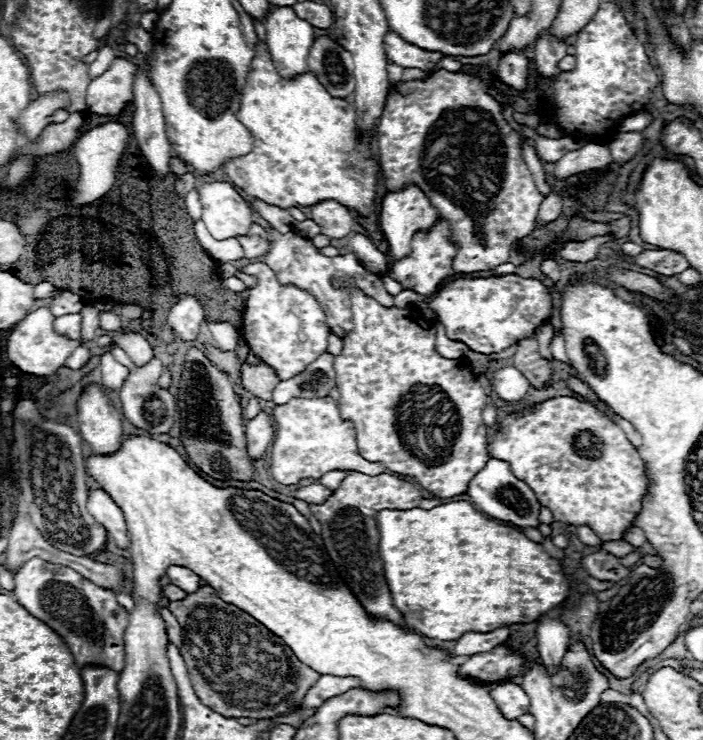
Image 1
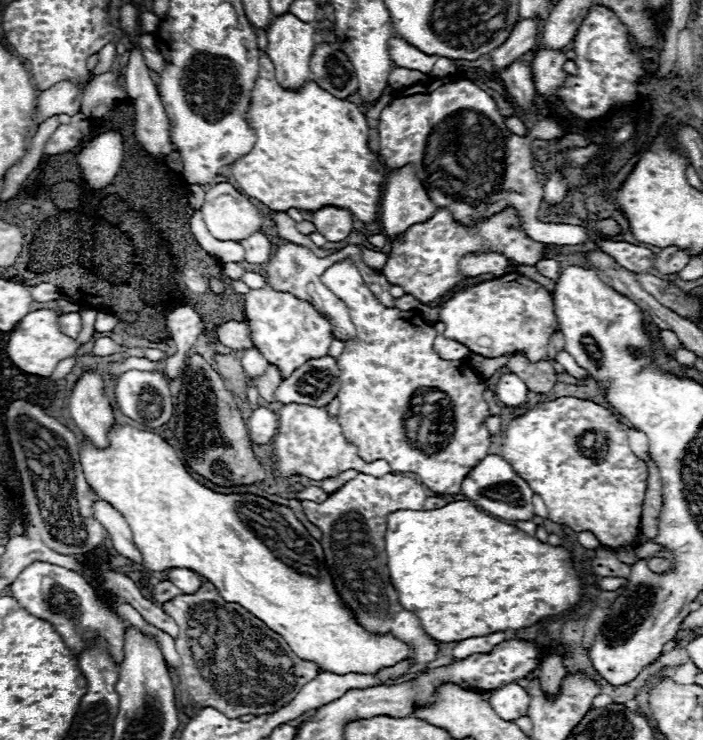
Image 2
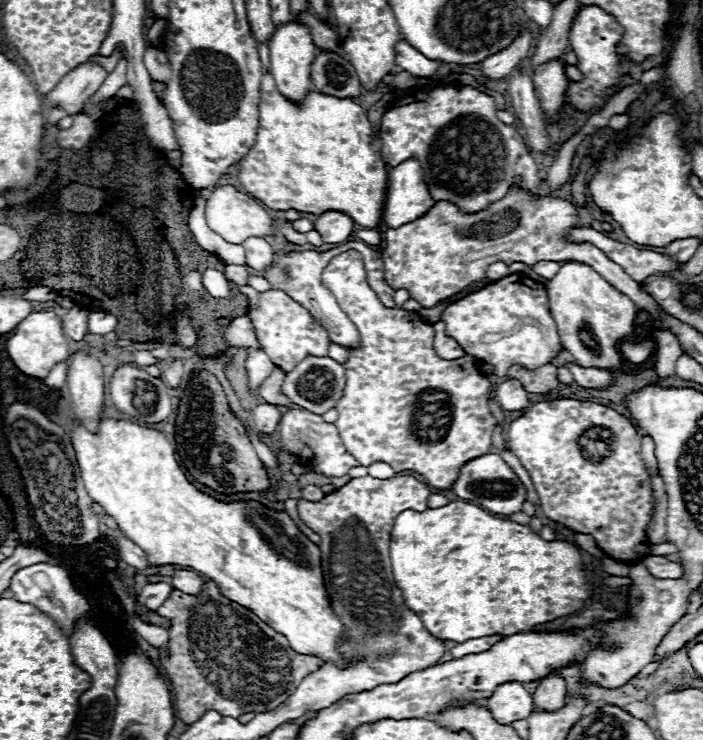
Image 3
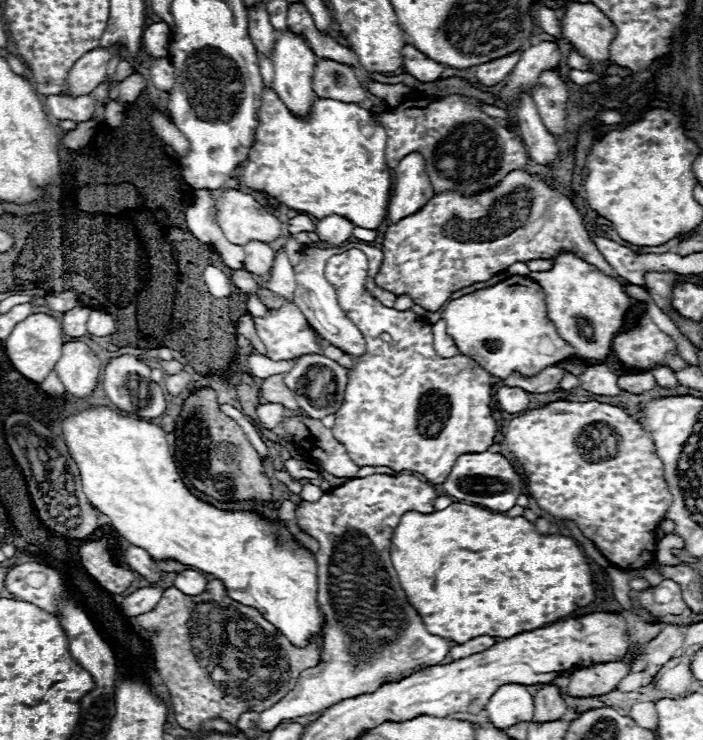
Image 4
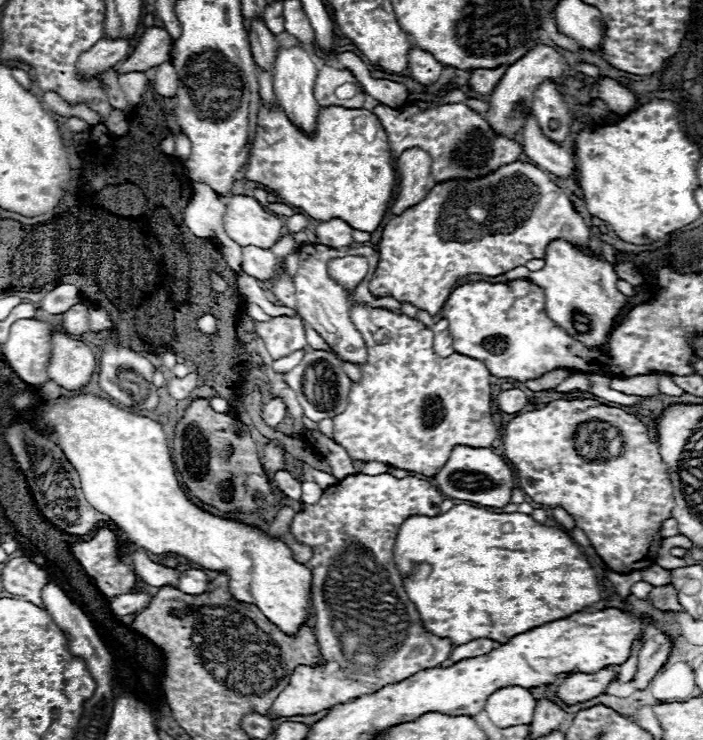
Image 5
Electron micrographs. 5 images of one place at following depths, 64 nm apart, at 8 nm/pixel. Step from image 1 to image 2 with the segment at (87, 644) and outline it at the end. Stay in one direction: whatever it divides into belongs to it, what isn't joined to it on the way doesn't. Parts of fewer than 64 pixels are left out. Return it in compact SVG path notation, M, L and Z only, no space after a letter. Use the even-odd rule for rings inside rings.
M32 562L28 568L24 568L18 578L10 584L12 596L34 616L50 622L54 630L64 638L66 646L78 656L86 642L100 636L108 644L108 652L114 658L114 662L120 666L124 660L124 632L126 622L116 614L112 608L110 598L100 596L82 576L76 572L54 566L48 562Z

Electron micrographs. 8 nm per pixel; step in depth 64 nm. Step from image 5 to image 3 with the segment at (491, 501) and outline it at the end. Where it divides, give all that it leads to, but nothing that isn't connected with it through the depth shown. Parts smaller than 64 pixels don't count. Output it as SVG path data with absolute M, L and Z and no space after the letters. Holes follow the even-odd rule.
M484 454L480 458L470 460L462 466L460 478L452 486L452 492L462 500L472 500L476 506L484 506L492 514L510 516L524 508L526 500L526 486L520 482L520 478L514 474L514 470L498 456L498 454Z

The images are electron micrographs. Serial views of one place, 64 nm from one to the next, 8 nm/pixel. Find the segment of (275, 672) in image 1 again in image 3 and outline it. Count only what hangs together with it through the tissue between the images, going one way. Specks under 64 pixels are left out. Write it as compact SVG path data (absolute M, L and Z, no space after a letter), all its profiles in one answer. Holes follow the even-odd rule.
M206 582L202 592L188 596L174 590L170 598L158 608L158 614L172 620L170 630L170 656L160 654L160 668L166 670L172 682L174 708L184 724L196 722L204 712L216 710L222 716L238 718L246 712L266 712L280 706L298 688L300 680L310 672L316 672L322 662L314 656L302 656L290 648L290 644L276 644L276 630L264 624L248 608L224 598L214 582Z

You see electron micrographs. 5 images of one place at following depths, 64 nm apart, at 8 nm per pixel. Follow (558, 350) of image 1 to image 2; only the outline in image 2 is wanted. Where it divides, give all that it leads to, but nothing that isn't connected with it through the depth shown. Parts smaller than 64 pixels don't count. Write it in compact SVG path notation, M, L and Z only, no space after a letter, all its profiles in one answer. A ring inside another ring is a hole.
M560 350L558 356L556 356L556 360L558 360L572 376L576 376L576 378L584 378L584 376L586 376L586 372L574 362L574 358L572 358L570 354L566 354L566 350Z

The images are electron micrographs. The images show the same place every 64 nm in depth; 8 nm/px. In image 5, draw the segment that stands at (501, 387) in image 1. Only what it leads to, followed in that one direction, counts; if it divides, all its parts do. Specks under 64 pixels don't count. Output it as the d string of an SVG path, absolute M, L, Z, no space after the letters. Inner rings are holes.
M512 388L512 390L502 390L496 396L496 404L504 414L516 414L528 404L528 398L520 388Z

